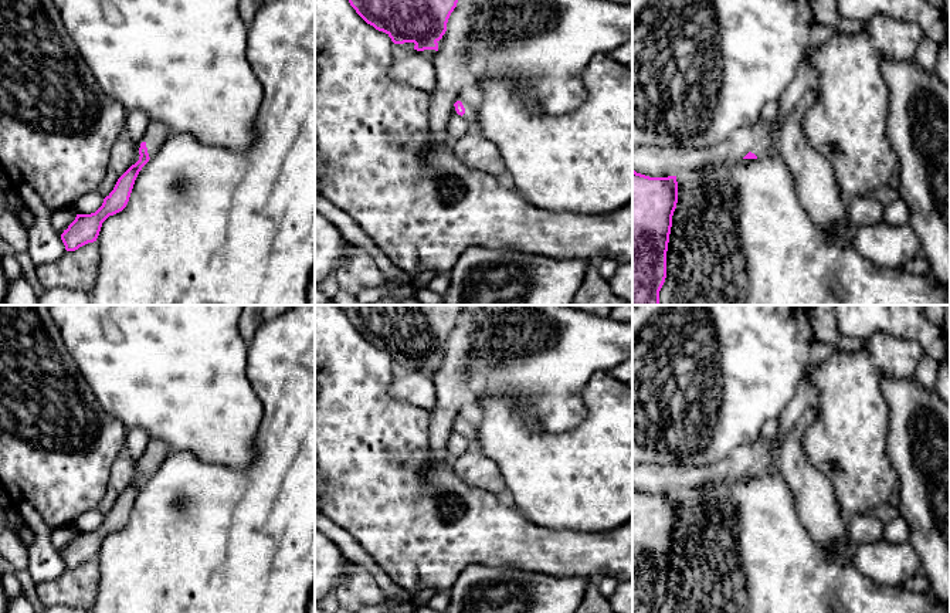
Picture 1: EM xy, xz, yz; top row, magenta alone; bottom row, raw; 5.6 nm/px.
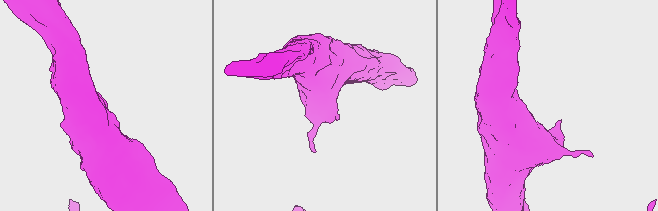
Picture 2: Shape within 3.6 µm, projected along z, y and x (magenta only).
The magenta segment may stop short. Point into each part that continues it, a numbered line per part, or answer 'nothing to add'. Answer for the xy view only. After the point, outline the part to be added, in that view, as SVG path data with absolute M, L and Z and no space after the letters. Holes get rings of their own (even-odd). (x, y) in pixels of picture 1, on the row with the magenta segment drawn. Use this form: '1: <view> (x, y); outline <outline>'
1: xy (155, 131); outline M150 121L145 136L135 143L135 148L139 152L140 143L145 142L147 148L149 158L152 159L156 155L156 150L159 148L159 140L166 139L170 135L169 129L157 121Z

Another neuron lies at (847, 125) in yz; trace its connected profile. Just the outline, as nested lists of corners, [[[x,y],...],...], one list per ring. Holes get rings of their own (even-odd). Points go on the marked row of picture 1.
[[[883,14],[864,20],[858,34],[835,31],[822,34],[818,45],[810,50],[810,65],[817,81],[817,102],[804,114],[803,129],[807,142],[834,167],[837,183],[851,200],[869,196],[888,184],[898,172],[898,155],[888,139],[886,121],[890,92],[881,72],[883,60],[916,60],[916,51],[924,37],[923,28]]]

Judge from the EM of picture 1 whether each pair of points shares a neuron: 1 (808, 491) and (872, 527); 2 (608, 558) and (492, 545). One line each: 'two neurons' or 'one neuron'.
1: two neurons
2: one neuron

